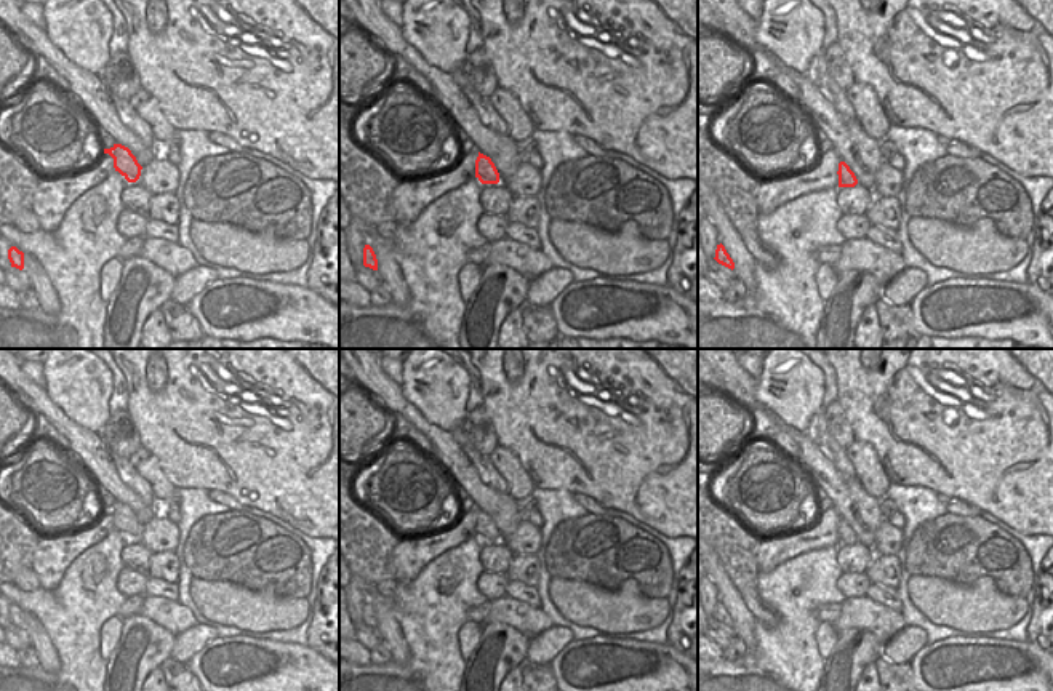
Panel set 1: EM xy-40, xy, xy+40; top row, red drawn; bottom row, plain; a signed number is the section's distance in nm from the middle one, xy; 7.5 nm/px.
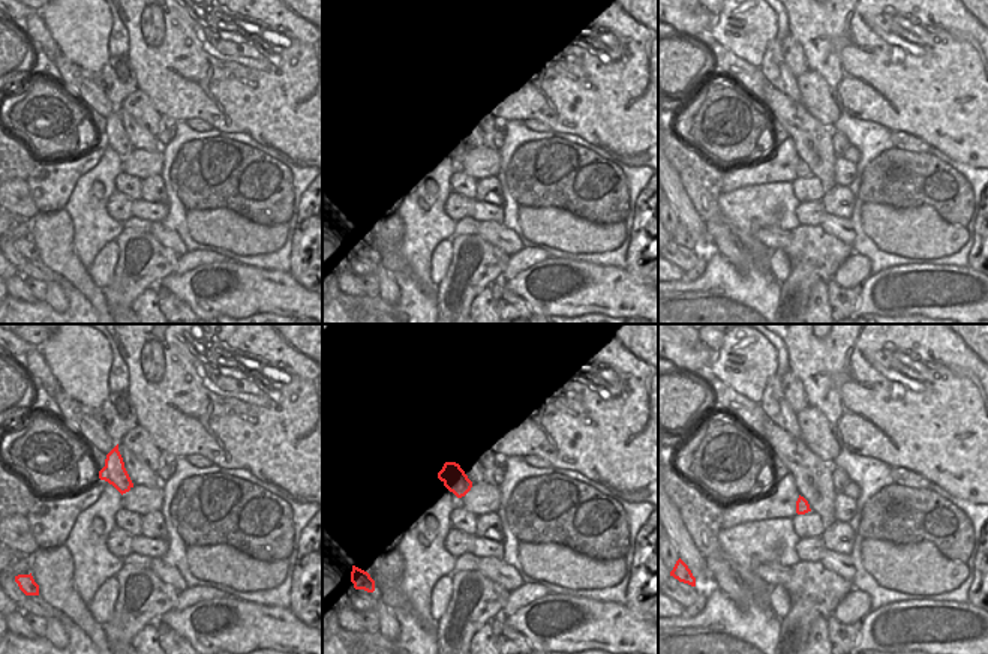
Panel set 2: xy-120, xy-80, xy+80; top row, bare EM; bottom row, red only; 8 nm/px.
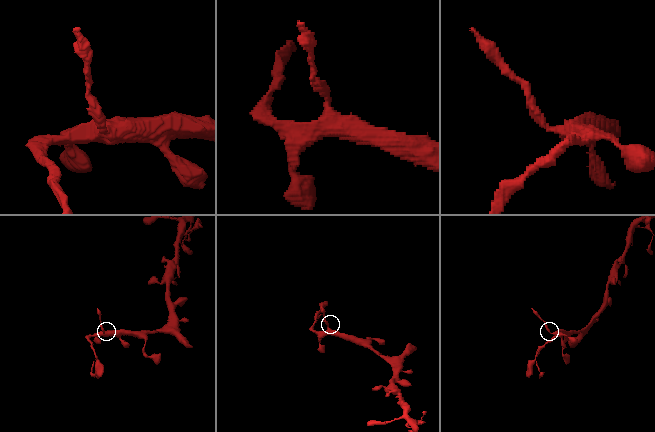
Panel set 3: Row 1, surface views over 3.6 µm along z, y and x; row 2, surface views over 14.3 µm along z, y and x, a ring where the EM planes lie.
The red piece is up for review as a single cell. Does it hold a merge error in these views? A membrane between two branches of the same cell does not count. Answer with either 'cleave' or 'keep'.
cleave

